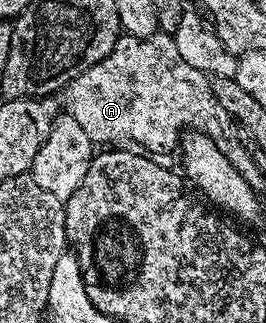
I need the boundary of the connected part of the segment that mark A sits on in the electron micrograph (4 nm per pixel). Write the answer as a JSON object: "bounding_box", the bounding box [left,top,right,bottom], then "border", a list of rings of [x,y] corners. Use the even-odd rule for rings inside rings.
{"bounding_box":[62,33,250,160],"border":[[[157,33],[155,35],[151,35],[148,39],[139,39],[133,35],[125,34],[123,37],[116,40],[114,49],[106,56],[106,58],[102,61],[98,61],[90,69],[86,69],[78,77],[74,77],[74,81],[70,81],[68,83],[67,87],[65,87],[62,92],[62,98],[64,98],[64,103],[62,99],[63,110],[70,117],[74,117],[74,121],[78,121],[78,125],[82,125],[82,129],[86,133],[86,137],[90,137],[93,144],[96,145],[112,145],[115,144],[112,143],[115,139],[117,139],[117,141],[133,139],[138,142],[138,144],[144,146],[148,153],[166,154],[168,152],[175,152],[182,138],[182,132],[185,129],[191,129],[194,131],[201,131],[202,134],[208,135],[209,138],[212,139],[214,145],[216,145],[224,155],[231,157],[233,160],[247,160],[250,155],[249,148],[247,146],[244,148],[243,145],[240,144],[239,137],[232,135],[232,129],[234,130],[234,120],[227,115],[226,110],[222,109],[222,107],[218,105],[218,101],[215,99],[214,93],[212,92],[212,84],[209,76],[204,75],[198,69],[194,69],[191,65],[186,65],[186,61],[182,61],[182,56],[178,53],[178,45],[176,44],[175,38],[171,35]]]}

